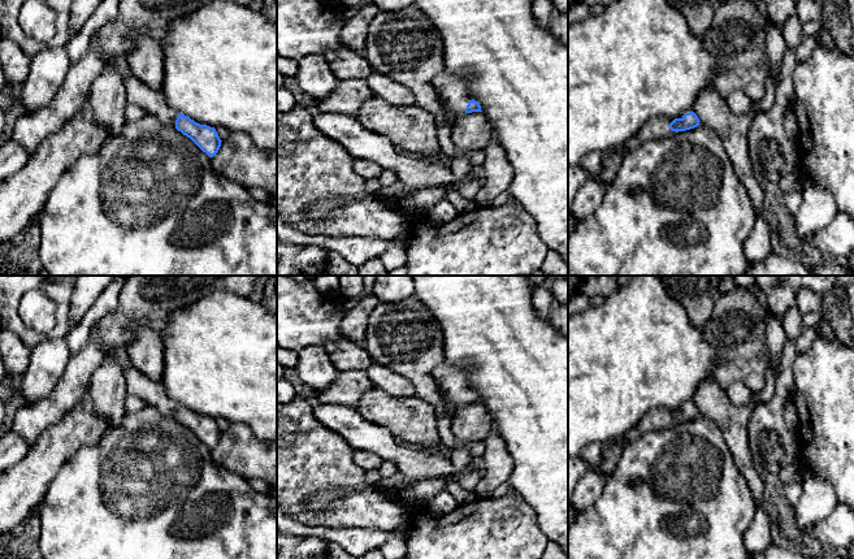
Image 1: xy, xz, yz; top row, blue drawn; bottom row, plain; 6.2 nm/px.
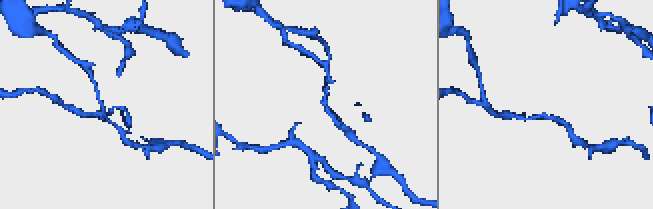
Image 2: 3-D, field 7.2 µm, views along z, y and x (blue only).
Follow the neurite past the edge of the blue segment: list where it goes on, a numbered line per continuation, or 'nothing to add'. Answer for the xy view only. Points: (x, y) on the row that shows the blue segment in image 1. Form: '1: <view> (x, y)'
1: xy (151, 100)

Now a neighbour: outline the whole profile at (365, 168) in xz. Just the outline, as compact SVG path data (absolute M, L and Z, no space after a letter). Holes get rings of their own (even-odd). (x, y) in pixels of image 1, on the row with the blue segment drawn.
M355 159L352 168L364 179L378 178L385 170L381 164L370 159Z

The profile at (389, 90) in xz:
M372 72L367 78L373 96L381 98L386 103L398 107L411 107L416 104L412 91L389 77Z

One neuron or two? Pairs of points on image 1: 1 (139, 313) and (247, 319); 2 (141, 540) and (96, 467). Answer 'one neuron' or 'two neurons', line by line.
1: two neurons
2: one neuron

